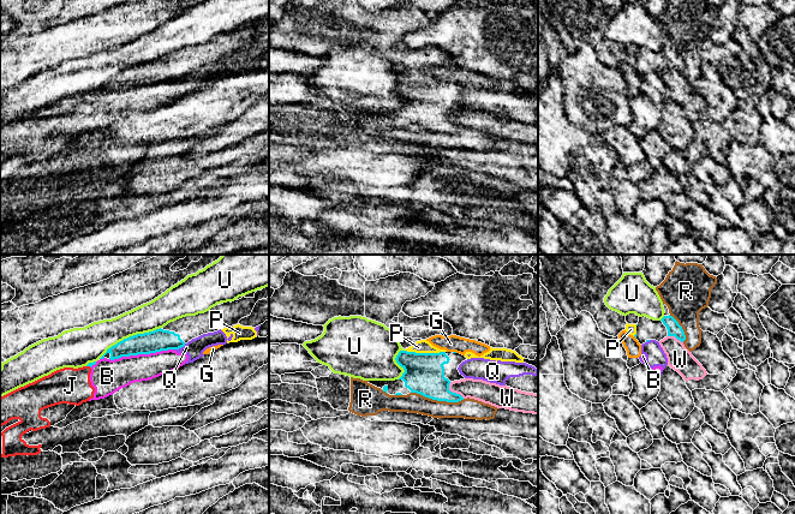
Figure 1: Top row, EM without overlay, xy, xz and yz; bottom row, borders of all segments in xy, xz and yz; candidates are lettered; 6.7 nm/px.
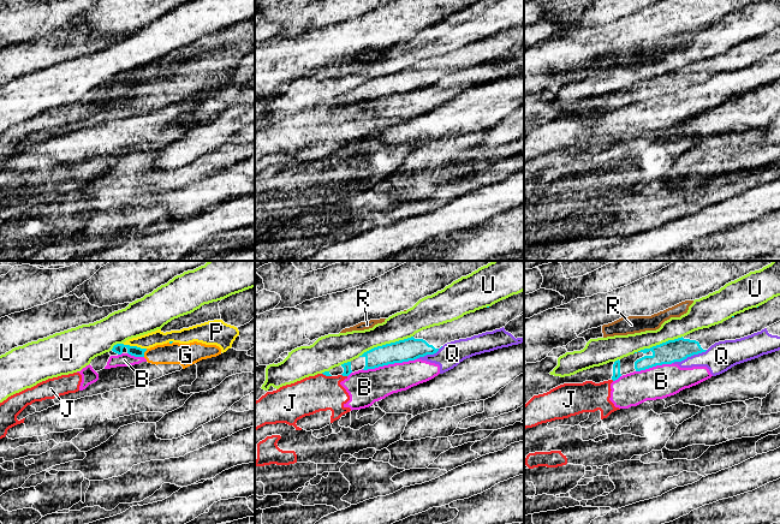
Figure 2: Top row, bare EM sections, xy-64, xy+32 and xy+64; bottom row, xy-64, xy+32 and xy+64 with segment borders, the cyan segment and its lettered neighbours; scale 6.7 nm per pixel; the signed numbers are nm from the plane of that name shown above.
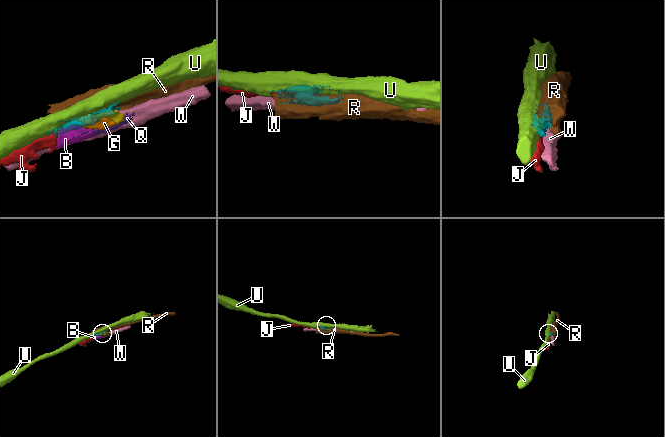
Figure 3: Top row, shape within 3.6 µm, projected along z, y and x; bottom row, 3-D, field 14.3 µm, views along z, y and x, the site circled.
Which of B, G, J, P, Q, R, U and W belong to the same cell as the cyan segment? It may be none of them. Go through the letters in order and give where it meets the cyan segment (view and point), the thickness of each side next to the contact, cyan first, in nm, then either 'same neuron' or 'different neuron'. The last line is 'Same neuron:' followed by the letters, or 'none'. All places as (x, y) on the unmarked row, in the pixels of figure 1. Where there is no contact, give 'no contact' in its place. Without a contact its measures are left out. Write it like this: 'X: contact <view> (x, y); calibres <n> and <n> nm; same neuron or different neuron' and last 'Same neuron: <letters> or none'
B: contact xy (141, 84); calibres 150 and 200 nm; different neuron
G: contact xz (455, 83); calibres 20 and 110 nm; different neuron
J: contact xy (89, 96); calibres 30 and 240 nm; different neuron
P: contact xz (425, 84); calibres 280 and 90 nm; different neuron
Q: contact xy (179, 78); calibres 150 and 120 nm; different neuron
R: contact xz (437, 131); calibres 280 and 140 nm; different neuron
U: contact xy (130, 67); calibres 150 and 220 nm; different neuron
W: contact xz (452, 123); calibres 280 and 140 nm; different neuron
Same neuron: none

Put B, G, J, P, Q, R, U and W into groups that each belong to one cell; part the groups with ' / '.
B J Q / G P / R / U / W

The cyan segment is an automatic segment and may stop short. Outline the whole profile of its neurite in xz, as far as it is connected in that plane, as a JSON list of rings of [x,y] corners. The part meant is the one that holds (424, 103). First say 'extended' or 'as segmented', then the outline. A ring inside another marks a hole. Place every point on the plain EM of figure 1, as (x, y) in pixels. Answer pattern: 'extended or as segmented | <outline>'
extended | [[[400,82],[395,91],[405,101],[399,110],[369,112],[367,114],[381,119],[389,126],[417,124],[437,132],[459,133],[464,131],[460,125],[449,121],[449,115],[465,110],[458,101],[459,96],[467,91],[465,86],[456,83]]]

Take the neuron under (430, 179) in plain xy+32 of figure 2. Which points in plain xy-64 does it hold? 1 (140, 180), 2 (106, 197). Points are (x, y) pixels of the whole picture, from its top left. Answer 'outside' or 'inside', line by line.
1: inside
2: inside

